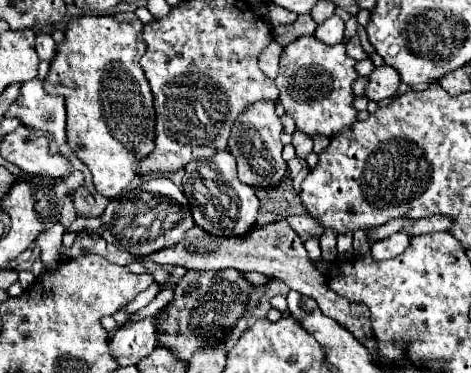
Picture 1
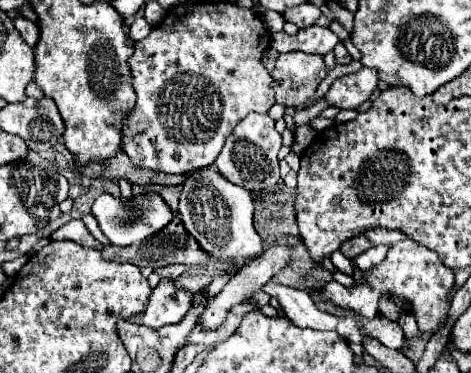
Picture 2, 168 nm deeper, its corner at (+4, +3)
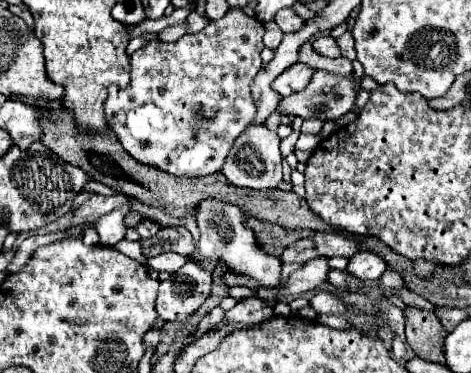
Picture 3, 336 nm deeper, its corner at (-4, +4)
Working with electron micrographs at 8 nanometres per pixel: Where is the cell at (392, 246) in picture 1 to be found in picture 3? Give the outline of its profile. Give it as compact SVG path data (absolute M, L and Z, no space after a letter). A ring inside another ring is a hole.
M362 251L348 259L348 267L344 271L362 281L376 281L386 271L386 263L378 255L370 255L368 251Z

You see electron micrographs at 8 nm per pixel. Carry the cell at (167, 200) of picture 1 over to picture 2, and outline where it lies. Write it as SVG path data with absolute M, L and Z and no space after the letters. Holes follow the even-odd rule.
M142 192L140 196L130 196L128 202L124 202L122 198L114 198L112 194L102 194L96 198L96 202L92 206L92 214L98 220L100 230L106 234L106 238L114 246L128 246L128 244L140 242L140 240L160 232L174 220L174 212L162 200L162 196L156 192Z

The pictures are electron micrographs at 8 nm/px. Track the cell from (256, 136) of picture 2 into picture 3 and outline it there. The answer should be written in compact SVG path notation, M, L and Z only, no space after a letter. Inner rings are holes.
M250 127L246 129L228 153L228 159L222 167L226 179L236 187L248 189L270 189L282 183L282 157L280 157L280 139L274 131L266 127Z

